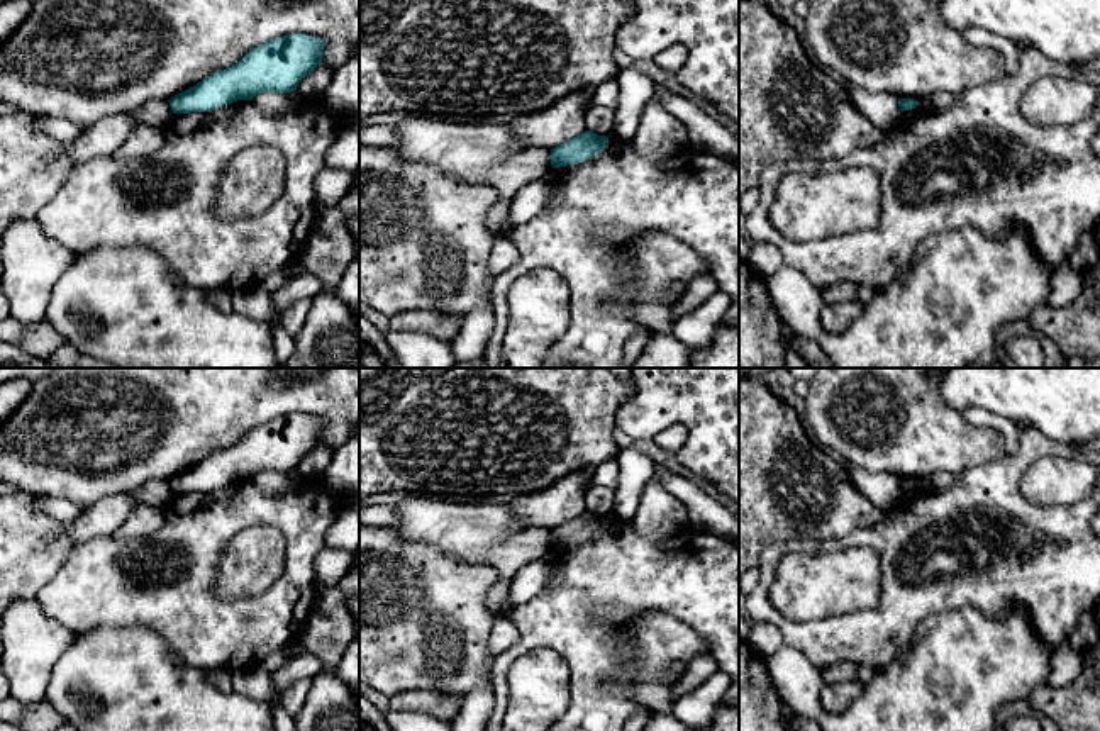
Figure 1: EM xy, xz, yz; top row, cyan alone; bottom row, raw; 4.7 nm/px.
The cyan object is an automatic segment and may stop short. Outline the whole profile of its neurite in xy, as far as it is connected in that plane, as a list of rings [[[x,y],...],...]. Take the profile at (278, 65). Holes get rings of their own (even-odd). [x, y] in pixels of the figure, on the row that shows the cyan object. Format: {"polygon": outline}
{"polygon": [[[307,34],[271,39],[251,49],[239,63],[203,78],[175,95],[173,114],[212,112],[259,93],[290,93],[317,66],[322,66],[324,41]]]}

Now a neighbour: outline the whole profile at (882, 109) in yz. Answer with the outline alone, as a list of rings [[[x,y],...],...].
[[[844,83],[842,86],[854,107],[878,129],[888,132],[902,120],[902,110],[895,95],[868,92],[853,83]]]

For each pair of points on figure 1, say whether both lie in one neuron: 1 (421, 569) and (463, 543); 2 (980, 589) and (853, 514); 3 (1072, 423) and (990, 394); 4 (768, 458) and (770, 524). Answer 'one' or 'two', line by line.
1: two
2: two
3: one
4: one

